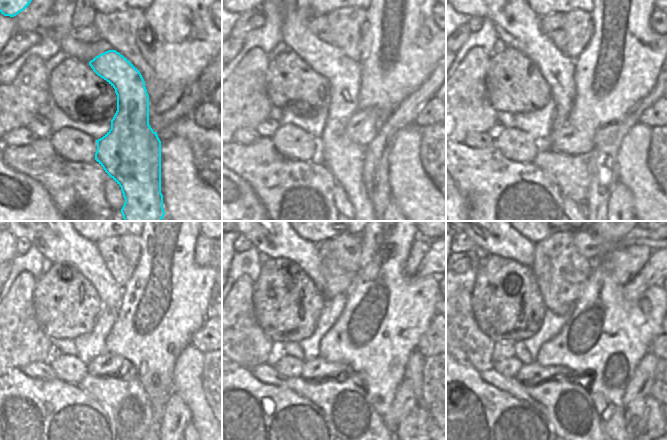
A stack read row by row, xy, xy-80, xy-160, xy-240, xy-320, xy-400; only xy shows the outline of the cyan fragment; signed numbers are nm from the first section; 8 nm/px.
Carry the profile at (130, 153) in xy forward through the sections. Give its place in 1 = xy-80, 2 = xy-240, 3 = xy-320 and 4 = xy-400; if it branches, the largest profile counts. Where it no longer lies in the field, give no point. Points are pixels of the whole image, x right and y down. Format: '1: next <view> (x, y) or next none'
1: next xy-80 (344, 159)
2: next xy-240 (58, 241)
3: next xy-320 (277, 241)
4: next xy-400 (505, 241)

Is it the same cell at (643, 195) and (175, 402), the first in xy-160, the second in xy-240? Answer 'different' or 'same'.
different

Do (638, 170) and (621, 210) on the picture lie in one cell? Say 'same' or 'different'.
different

